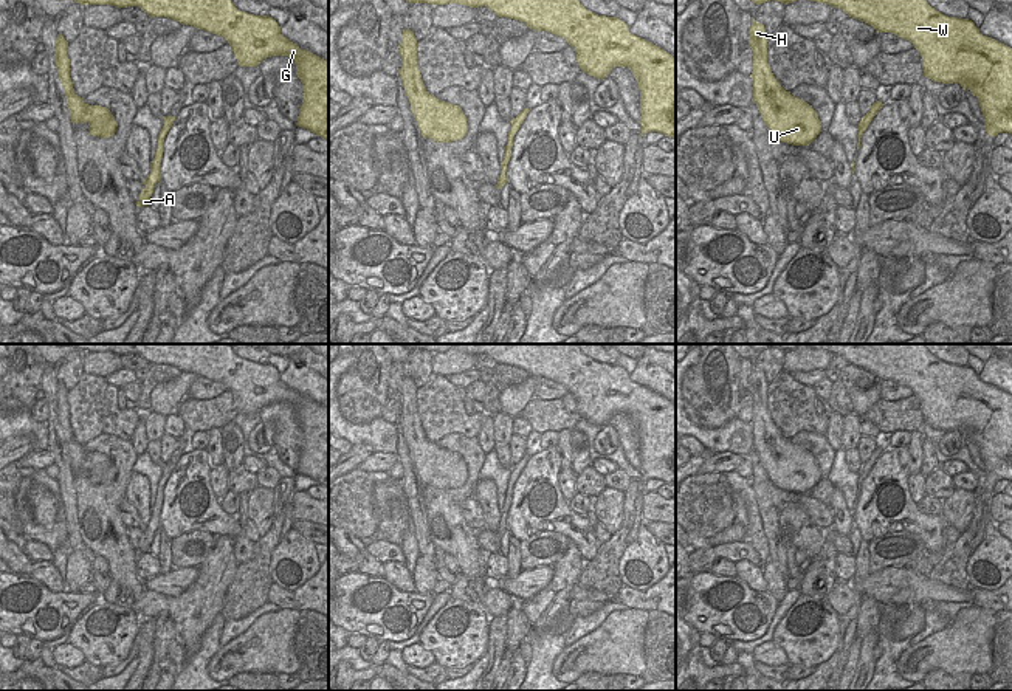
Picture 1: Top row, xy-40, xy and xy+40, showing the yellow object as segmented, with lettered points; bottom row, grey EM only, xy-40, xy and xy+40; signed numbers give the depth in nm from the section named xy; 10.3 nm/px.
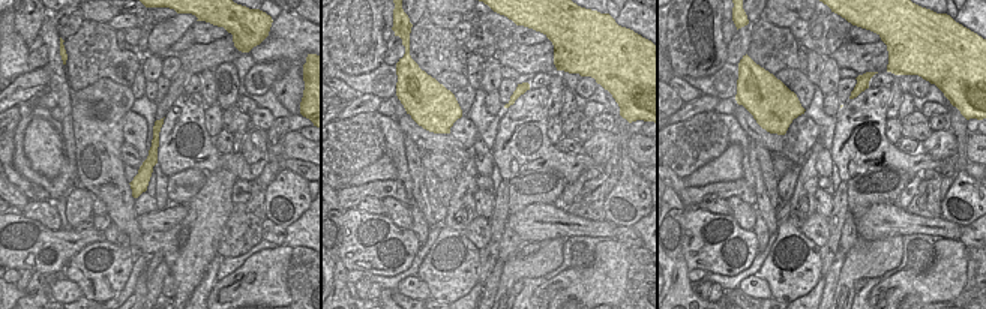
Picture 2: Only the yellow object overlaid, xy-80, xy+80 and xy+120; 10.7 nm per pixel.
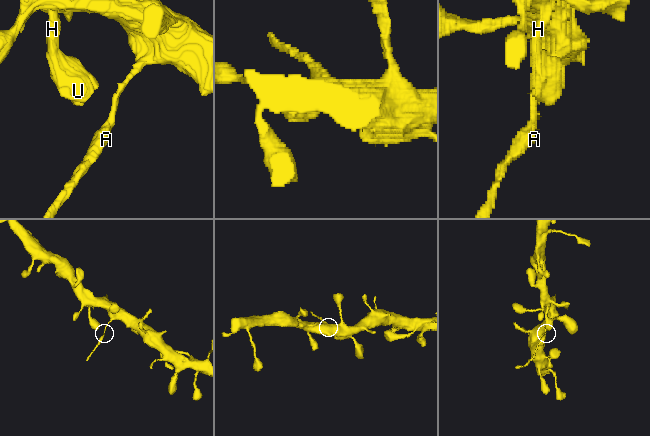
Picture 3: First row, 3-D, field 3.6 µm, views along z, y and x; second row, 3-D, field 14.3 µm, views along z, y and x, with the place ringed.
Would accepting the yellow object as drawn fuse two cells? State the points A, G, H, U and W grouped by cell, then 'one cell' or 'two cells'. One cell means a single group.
A / G H U W | two cells

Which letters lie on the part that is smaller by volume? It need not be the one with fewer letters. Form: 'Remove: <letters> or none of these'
Remove: A

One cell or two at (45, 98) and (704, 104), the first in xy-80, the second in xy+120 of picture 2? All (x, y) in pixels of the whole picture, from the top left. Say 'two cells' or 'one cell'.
one cell

